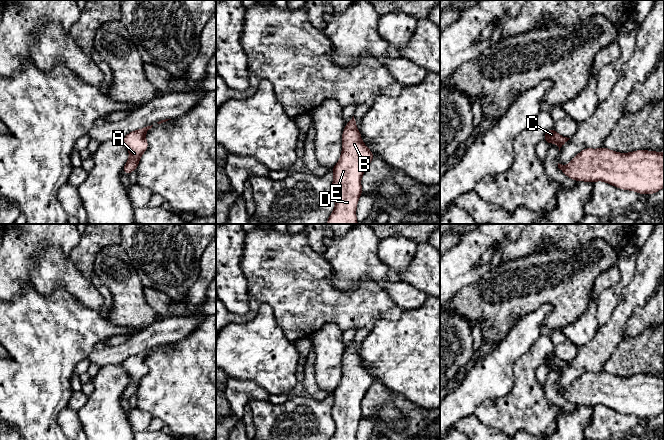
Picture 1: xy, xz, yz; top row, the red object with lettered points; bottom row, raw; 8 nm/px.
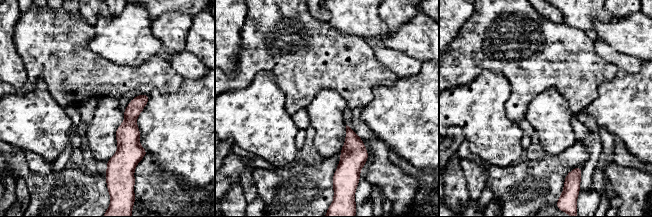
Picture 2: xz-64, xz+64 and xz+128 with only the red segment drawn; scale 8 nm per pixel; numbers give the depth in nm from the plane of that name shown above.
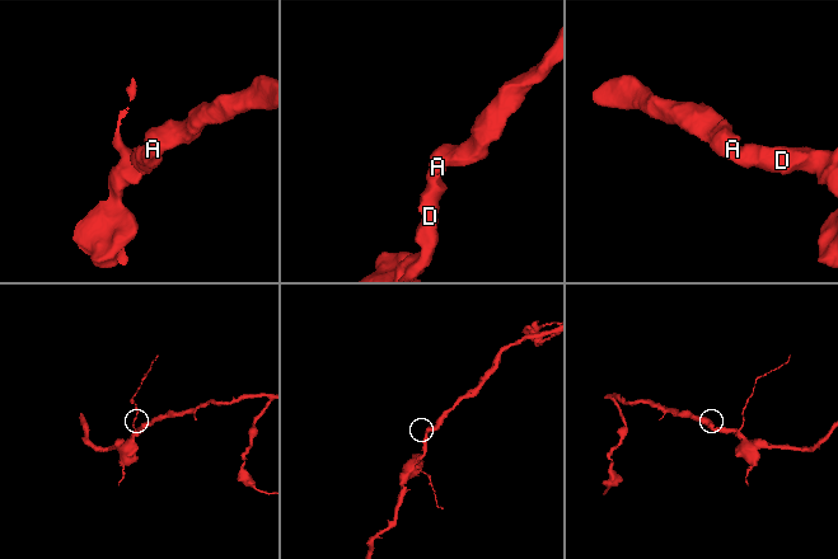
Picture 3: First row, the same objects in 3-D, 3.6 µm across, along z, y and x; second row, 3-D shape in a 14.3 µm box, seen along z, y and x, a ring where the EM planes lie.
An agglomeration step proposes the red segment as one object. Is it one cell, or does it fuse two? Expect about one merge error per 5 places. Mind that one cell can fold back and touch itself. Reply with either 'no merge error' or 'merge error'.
no merge error

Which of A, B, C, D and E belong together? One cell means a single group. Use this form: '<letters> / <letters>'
A B C D E

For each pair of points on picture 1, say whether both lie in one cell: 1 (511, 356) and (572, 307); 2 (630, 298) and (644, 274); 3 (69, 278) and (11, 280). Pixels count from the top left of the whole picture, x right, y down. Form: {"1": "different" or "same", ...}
{"1": "different", "2": "same", "3": "different"}

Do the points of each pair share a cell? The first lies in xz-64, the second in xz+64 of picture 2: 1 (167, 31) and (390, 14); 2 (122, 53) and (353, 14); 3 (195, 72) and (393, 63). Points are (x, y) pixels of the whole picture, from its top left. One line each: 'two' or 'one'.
1: one
2: one
3: one

